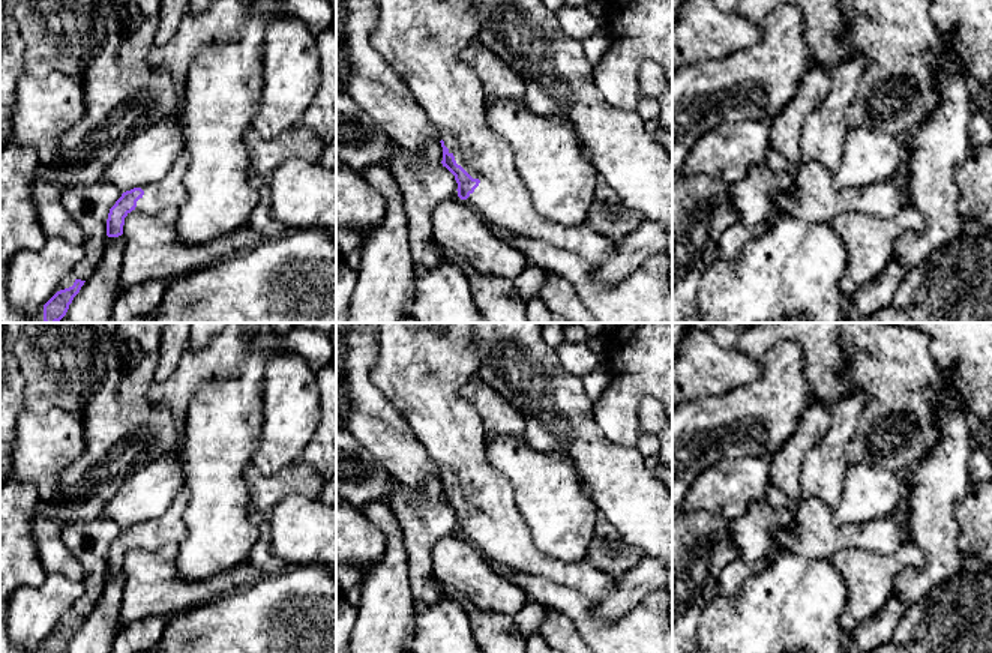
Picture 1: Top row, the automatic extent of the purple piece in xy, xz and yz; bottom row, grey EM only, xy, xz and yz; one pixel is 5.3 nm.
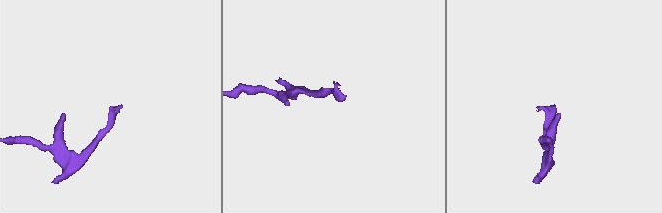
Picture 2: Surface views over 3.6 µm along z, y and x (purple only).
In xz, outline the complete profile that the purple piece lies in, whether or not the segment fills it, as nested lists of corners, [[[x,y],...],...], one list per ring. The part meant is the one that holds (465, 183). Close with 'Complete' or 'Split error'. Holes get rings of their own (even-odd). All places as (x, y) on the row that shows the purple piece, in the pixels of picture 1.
[[[377,0],[378,21],[371,44],[404,78],[414,99],[440,128],[443,167],[458,183],[458,197],[489,227],[512,231],[548,248],[572,252],[594,266],[605,266],[618,251],[618,242],[584,224],[563,227],[542,218],[516,173],[510,144],[486,122],[486,98],[476,72],[459,59],[479,36],[471,0]]]. Split error

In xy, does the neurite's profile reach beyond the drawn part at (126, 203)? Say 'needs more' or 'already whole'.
needs more

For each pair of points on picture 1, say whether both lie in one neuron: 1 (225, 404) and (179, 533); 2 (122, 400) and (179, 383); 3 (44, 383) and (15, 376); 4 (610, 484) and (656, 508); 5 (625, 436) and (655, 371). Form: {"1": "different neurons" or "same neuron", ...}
{"1": "different neurons", "2": "different neurons", "3": "different neurons", "4": "same neuron", "5": "same neuron"}

